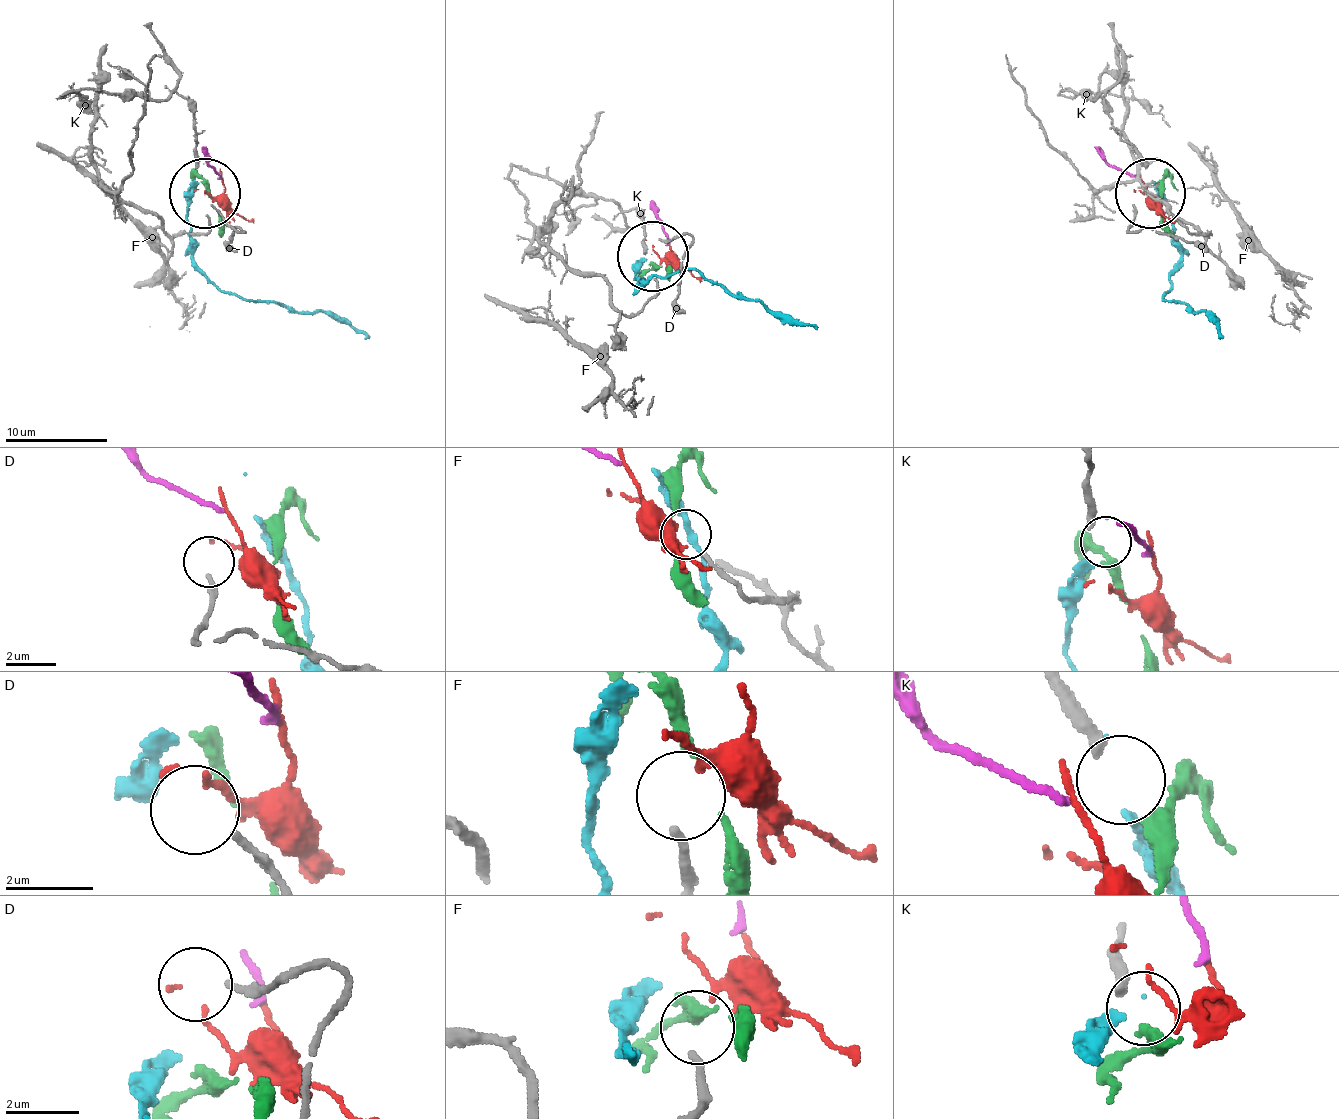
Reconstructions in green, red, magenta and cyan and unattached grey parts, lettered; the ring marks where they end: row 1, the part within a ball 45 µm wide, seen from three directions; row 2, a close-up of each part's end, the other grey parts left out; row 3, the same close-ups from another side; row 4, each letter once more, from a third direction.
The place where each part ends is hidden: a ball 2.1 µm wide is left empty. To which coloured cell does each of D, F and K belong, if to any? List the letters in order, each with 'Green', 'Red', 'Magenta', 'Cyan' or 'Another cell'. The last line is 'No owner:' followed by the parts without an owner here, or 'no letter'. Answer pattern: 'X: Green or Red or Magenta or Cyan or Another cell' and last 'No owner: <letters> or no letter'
D: Another cell
F: Red
K: Green
No owner: D

